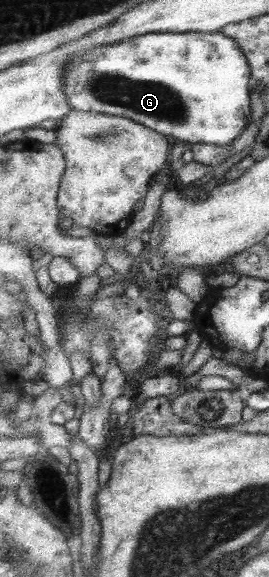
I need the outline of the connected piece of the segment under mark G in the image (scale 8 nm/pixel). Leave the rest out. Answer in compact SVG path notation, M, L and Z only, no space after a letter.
M222 31L146 33L76 55L65 71L72 110L128 117L192 143L230 145L251 125L249 58Z

